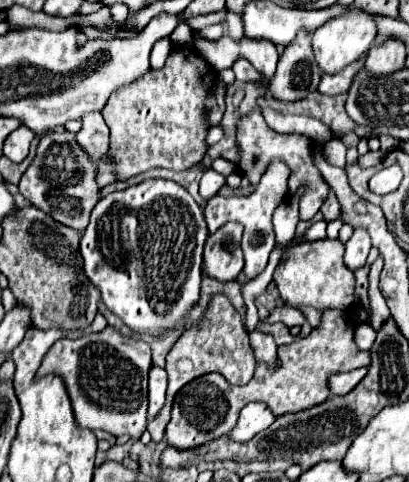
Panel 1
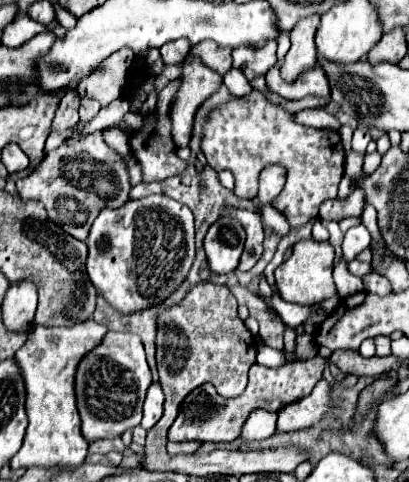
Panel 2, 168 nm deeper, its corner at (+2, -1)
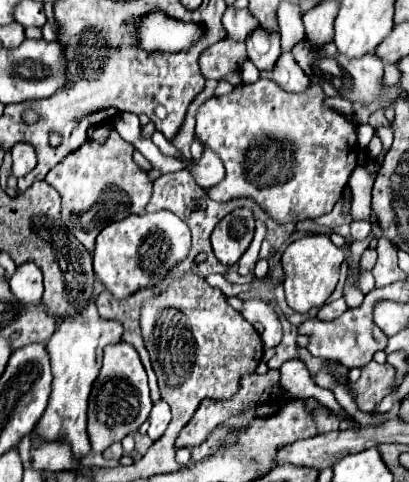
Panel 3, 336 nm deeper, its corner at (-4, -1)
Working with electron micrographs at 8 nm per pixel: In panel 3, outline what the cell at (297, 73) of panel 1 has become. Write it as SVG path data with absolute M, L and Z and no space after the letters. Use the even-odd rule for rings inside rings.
M326 1L324 5L310 9L302 17L306 29L306 41L314 49L320 49L332 41L332 21L336 17L336 9L338 9L338 1Z

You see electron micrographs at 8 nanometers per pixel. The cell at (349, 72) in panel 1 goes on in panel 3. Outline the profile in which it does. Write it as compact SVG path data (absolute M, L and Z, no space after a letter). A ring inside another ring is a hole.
M282 53L280 59L276 61L274 69L262 71L262 77L268 77L268 79L276 81L288 93L302 93L310 87L308 75L294 61L292 53Z

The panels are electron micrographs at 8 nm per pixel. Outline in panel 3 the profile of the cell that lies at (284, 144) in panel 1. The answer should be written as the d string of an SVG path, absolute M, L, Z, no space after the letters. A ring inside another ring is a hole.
M260 77L252 85L238 85L230 95L212 97L196 113L196 137L212 149L226 167L226 179L208 189L214 201L238 197L254 199L276 223L298 223L332 211L358 161L358 143L352 123L338 111L324 105L324 91L312 85L304 93L286 93L274 81Z

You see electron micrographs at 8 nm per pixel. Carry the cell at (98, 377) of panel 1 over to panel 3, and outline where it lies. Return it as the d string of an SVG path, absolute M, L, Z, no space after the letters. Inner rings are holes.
M114 343L104 349L104 363L96 377L88 401L88 437L92 451L102 453L116 441L122 441L128 433L134 433L150 415L152 399L148 389L148 375L136 349L126 343Z

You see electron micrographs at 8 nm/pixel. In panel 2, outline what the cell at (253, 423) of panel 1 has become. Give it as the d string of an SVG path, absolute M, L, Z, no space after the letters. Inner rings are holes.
M256 409L246 419L240 437L246 441L256 441L270 437L274 431L276 431L276 413L270 413L266 409Z

